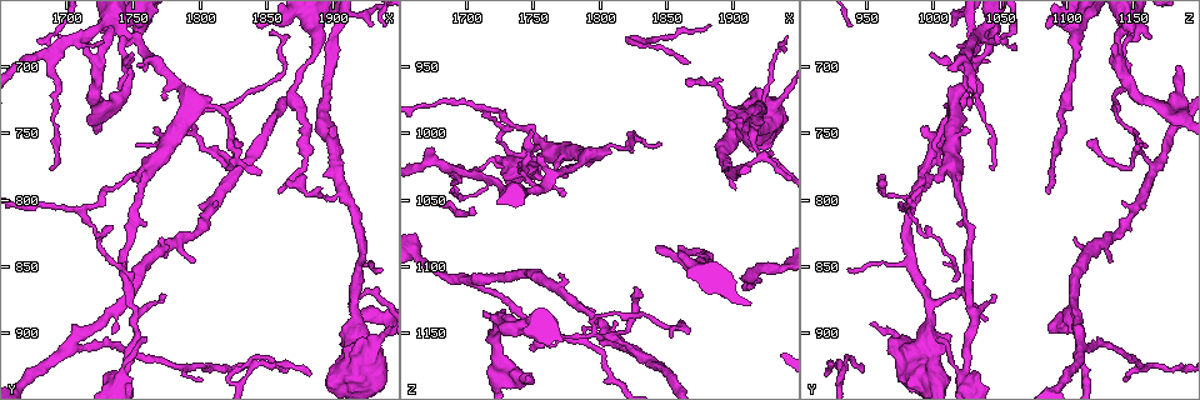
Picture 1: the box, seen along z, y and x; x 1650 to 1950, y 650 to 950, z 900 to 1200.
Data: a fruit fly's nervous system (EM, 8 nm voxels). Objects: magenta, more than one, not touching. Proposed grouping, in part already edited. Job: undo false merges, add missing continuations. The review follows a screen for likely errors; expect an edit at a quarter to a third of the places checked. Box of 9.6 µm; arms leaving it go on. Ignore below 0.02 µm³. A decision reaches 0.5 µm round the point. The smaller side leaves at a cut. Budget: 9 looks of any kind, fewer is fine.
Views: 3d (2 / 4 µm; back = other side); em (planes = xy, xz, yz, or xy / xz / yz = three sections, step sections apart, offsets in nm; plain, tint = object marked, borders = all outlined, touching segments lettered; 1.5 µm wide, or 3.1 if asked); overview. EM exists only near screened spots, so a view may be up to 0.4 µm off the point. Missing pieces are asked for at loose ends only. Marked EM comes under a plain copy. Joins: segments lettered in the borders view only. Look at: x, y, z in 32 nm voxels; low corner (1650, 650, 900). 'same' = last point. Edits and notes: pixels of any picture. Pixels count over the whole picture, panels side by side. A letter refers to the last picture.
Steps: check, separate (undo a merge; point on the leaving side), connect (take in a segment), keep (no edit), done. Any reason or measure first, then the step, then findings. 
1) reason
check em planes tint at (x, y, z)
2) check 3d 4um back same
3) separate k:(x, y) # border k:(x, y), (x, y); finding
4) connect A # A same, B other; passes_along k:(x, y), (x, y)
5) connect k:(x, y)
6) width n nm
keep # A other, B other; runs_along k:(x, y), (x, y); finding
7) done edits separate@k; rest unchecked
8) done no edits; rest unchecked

thin end
check em planes borders at (1774, 870, 1042)

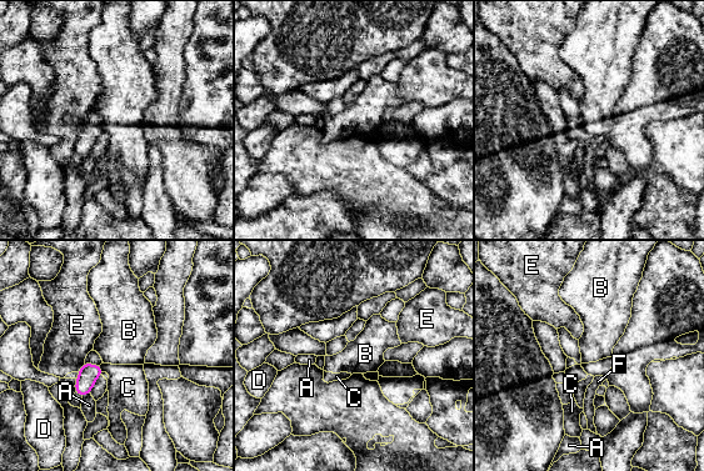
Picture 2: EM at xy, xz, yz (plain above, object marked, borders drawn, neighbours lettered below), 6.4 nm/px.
keep # A other, B other, C other, D other, E other, F other; border 2:(99, 365), (104, 371); no lettered segment goes on from it

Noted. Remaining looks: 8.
branch stops here
check em xz step 8 tint at (1798, 842, 1134)

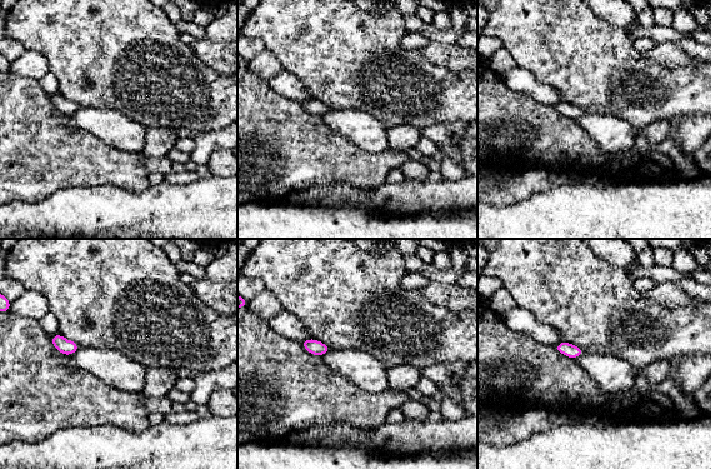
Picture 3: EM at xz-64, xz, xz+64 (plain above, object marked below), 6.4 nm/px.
check em xz step 8 borders same

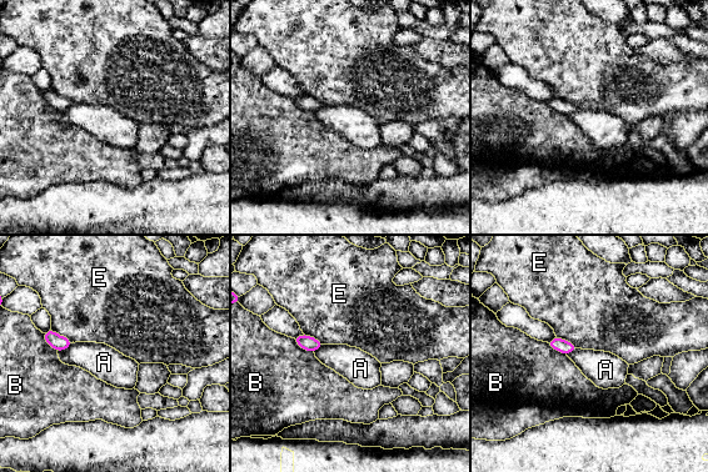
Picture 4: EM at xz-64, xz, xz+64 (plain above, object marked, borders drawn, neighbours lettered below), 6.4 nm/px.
keep # A other, B other, E other; border 4:(73, 342), (66, 349), (58, 351); no lettered segment goes on from it

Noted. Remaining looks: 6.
long arm stops here
check 3d 2um at (1846, 780, 1006)

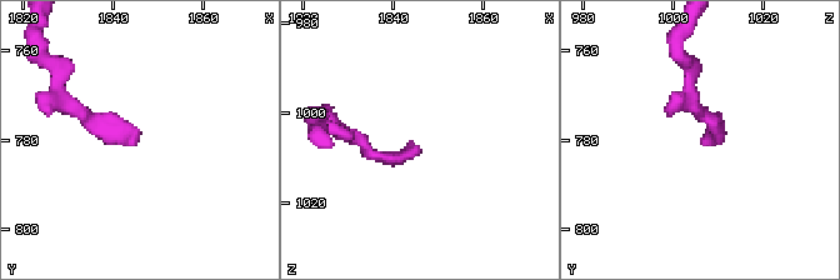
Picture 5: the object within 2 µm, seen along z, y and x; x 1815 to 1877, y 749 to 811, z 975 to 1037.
check em planes borders at (1846, 778, 1007)

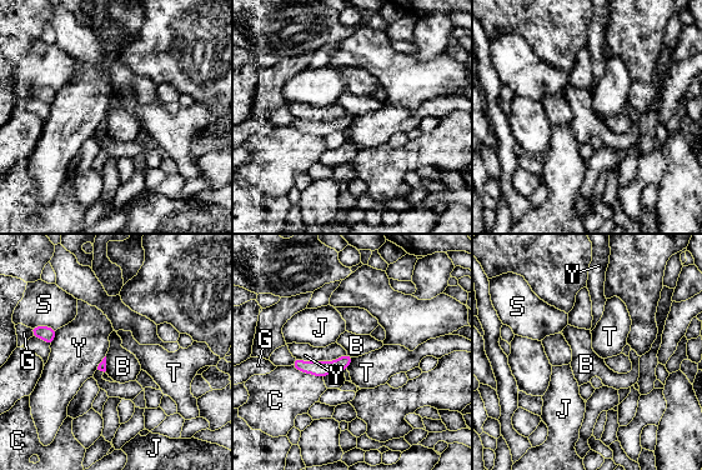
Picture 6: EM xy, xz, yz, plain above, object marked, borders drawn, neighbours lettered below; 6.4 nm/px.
keep # B other, C other, G other, J other, S other, T other, Y other; border 6:(347, 353), (352, 356); none of them fits

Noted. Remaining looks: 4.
an open end
check em planes borders at (1776, 722, 1034)

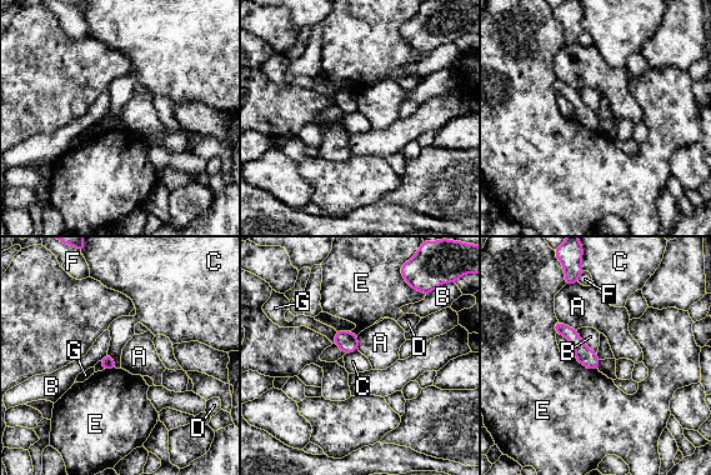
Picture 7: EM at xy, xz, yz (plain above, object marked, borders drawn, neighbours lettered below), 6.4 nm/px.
longest_contact B 220 nm
keep # A other, B other, C other, D other, E other, F other, G other; border 7:(106, 354), (114, 360), (116, 368); no lettered segment goes on from it

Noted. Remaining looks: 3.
done no edits; rest unchecked

